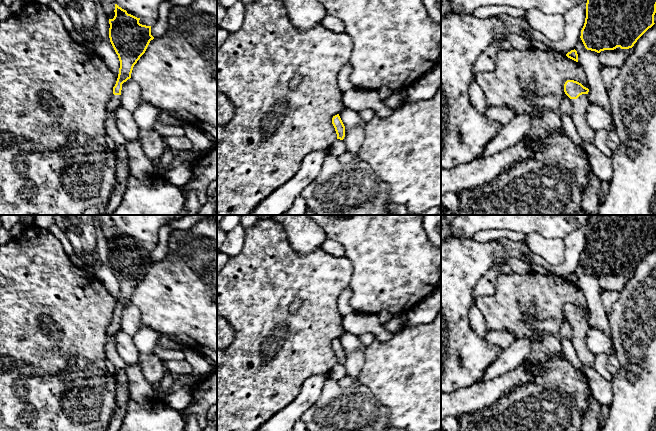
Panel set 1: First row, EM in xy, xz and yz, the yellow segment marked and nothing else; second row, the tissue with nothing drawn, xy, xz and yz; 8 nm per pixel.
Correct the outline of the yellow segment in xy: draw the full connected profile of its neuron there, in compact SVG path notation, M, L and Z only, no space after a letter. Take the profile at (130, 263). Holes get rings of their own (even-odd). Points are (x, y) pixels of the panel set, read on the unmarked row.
M115 228L115 240L109 243L110 266L120 285L119 298L113 319L108 326L108 341L106 343L106 357L116 369L116 409L111 417L107 431L118 431L122 425L127 404L131 400L129 383L126 375L126 363L119 356L114 344L113 336L121 330L122 308L131 302L134 289L145 277L154 261L151 250L139 247L140 242L128 238L126 234Z

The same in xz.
M339 338L333 340L332 348L335 352L337 363L343 364L345 361L345 350L339 340Z

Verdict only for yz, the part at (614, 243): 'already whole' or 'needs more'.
already whole

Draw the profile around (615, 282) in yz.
M617 271L614 274L604 274L599 277L600 292L613 291L621 292L628 280L631 278L632 272L621 273Z

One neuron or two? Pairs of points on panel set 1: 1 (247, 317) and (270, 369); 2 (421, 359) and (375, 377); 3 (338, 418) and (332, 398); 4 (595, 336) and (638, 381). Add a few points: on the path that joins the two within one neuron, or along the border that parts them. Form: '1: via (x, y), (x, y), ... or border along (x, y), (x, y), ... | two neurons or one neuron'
1: via (270, 317), (286, 318), (291, 322), (292, 346) | one neuron
2: via (410, 370), (408, 372), (386, 373) | one neuron
3: via (338, 413), (335, 403) | one neuron
4: border along (610, 333), (613, 339), (614, 353) | two neurons

